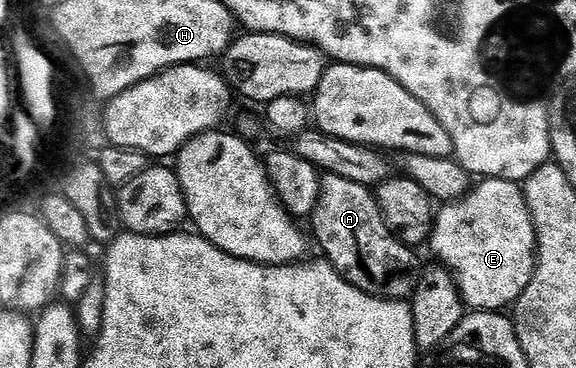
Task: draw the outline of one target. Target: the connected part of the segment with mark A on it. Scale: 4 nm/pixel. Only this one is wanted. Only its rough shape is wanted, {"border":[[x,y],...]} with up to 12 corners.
{"border":[[321,174],[311,238],[350,285],[414,290],[413,248],[375,194]]}

